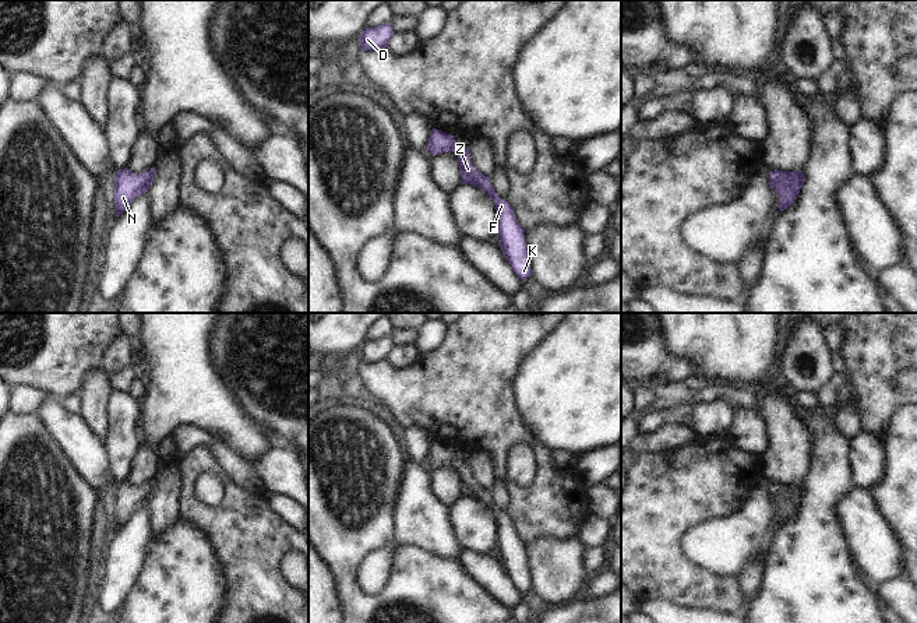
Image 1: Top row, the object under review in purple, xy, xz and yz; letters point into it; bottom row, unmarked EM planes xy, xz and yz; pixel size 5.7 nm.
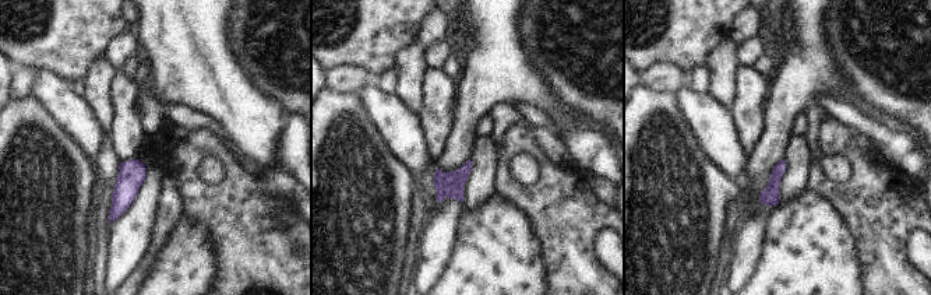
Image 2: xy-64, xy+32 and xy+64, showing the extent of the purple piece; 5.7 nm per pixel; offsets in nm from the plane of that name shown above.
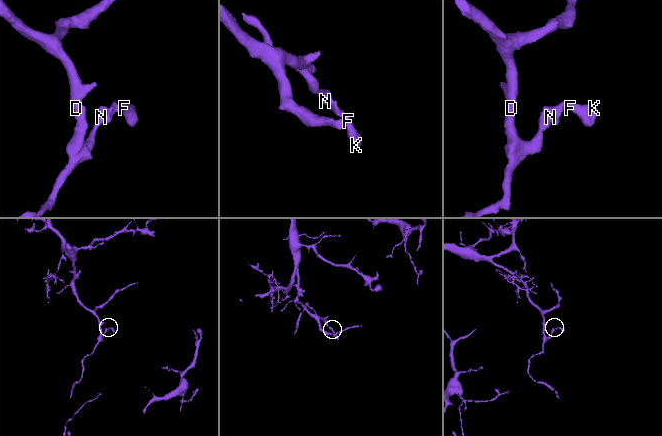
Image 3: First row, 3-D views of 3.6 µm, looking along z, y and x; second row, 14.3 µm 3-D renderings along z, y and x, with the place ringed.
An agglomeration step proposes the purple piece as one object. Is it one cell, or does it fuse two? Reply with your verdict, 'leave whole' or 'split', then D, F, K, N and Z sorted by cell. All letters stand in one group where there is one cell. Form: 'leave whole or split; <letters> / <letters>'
leave whole; D F K N Z

